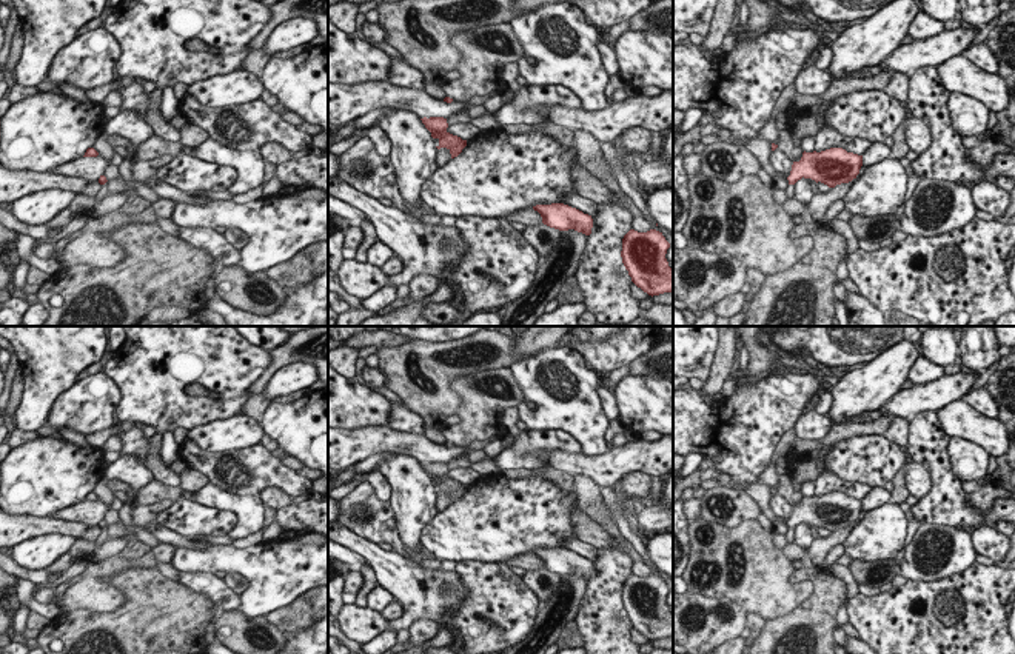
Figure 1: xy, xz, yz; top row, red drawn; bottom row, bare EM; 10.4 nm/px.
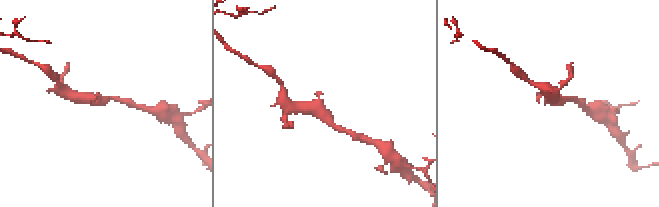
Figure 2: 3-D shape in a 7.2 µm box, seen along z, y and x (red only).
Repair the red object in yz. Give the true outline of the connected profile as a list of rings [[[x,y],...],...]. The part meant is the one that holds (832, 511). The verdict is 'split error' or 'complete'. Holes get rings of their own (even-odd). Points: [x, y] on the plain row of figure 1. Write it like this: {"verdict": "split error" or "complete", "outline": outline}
{"verdict": "split error", "outline": [[[830,492],[821,497],[804,496],[801,505],[793,506],[790,520],[787,522],[787,542],[795,542],[795,528],[802,522],[835,532],[836,529],[849,528],[856,523],[861,511],[863,500],[847,497],[842,492]]]}

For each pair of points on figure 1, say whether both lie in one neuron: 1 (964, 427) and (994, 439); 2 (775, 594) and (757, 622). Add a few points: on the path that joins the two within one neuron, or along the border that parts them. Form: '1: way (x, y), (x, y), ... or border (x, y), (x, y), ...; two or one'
1: way (972, 427), (986, 431); one
2: border (747, 613), (757, 613), (767, 620); two

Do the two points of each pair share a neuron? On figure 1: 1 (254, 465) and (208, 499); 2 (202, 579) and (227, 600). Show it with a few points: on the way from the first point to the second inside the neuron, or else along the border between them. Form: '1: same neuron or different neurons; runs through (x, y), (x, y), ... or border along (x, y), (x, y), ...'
1: different neurons; border along (210, 482), (233, 494), (257, 497)
2: same neuron; runs through (208, 583), (221, 594)

